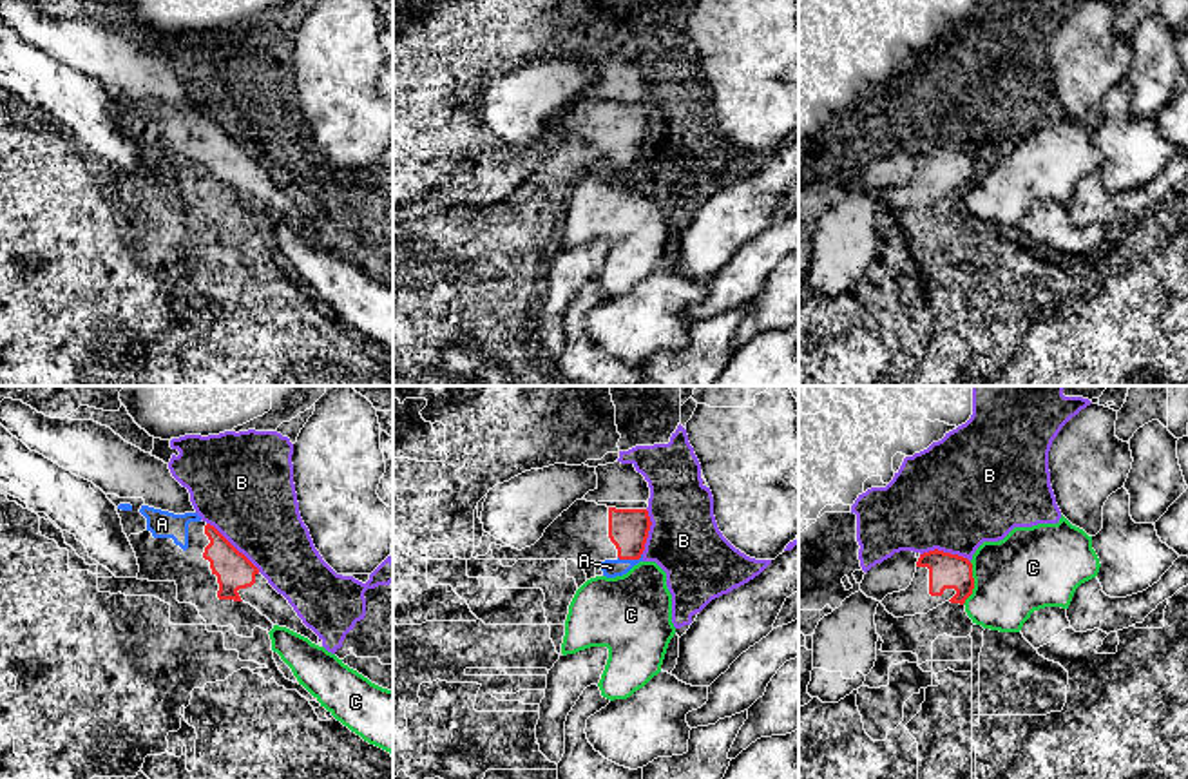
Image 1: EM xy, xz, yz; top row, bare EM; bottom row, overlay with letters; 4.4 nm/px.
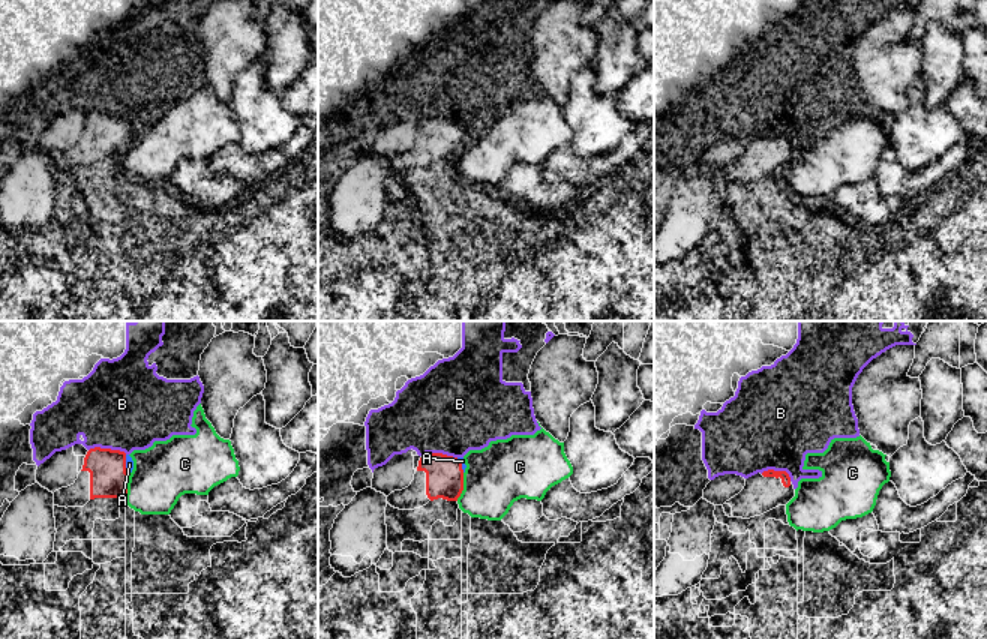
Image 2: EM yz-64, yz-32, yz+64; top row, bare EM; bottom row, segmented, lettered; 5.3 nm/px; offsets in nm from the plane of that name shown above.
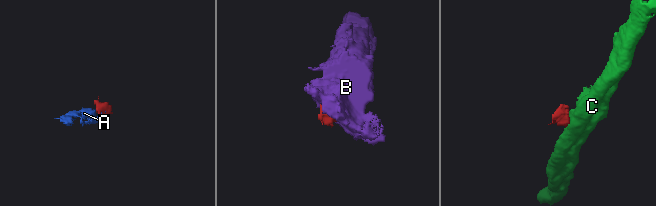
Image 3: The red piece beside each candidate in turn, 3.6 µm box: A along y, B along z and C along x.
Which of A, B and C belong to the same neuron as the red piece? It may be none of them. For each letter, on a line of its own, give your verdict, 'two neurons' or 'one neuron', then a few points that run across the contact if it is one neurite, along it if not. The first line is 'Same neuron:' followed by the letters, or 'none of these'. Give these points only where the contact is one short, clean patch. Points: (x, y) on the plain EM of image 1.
Same neuron: A
A: one neuron | xz (629, 124), (631, 153), (618, 162), (611, 162)
B: two neurons | xy (207, 116), (259, 165)
C: two neurons | yz (971, 156), (973, 187), (962, 198)

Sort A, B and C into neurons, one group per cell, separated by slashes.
A / B / C

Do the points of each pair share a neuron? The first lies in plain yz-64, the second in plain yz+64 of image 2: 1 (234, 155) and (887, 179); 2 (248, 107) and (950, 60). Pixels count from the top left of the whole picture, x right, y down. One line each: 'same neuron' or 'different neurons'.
1: same neuron
2: different neurons

